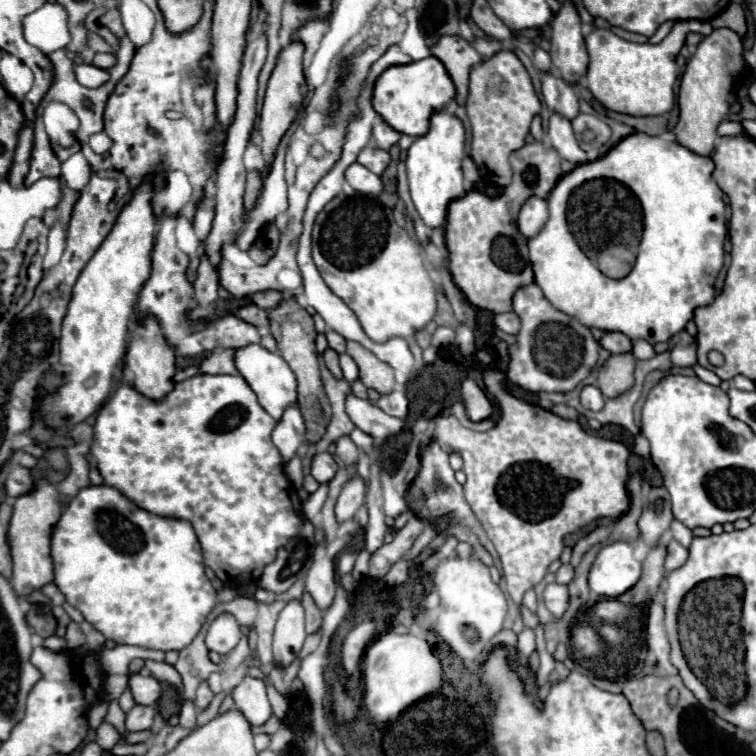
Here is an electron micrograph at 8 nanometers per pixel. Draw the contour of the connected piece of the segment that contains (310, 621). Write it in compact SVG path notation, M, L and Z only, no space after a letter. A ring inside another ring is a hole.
M304 593L304 597L302 597L302 607L306 611L306 633L320 631L322 613L320 613L320 609L316 609L316 605L314 605L314 601L312 601L312 597L308 593Z

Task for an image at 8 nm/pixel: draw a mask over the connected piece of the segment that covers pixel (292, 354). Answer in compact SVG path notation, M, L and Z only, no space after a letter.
M284 299L274 311L268 313L268 317L270 317L272 335L278 343L278 351L298 379L298 403L300 403L300 411L302 411L304 423L306 423L306 441L318 443L330 421L330 403L326 399L326 393L324 393L324 387L320 381L318 353L316 353L316 345L314 345L314 339L316 339L314 321L312 321L312 315L304 313L304 311L306 309L300 307L294 299Z

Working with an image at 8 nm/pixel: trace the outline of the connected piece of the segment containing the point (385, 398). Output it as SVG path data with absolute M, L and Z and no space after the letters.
M396 389L388 395L382 395L374 405L384 409L388 415L394 415L400 419L404 419L408 415L408 399L406 399L406 393L402 389Z

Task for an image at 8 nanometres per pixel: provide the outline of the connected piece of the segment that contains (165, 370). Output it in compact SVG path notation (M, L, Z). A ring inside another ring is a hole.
M148 317L144 321L136 321L132 325L132 337L128 343L126 365L134 371L134 389L152 401L164 399L174 389L174 373L176 373L176 355L174 349L168 347L160 325L156 319Z

